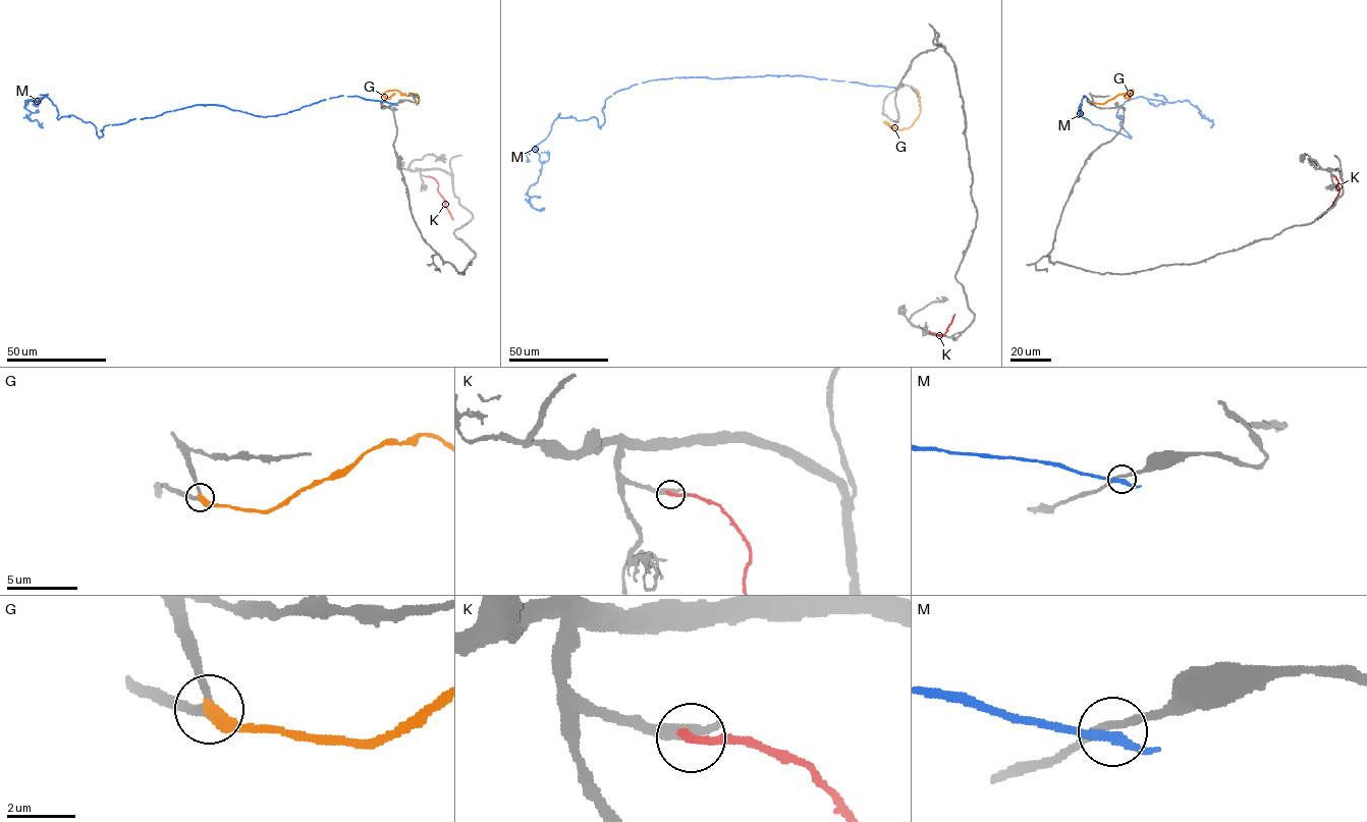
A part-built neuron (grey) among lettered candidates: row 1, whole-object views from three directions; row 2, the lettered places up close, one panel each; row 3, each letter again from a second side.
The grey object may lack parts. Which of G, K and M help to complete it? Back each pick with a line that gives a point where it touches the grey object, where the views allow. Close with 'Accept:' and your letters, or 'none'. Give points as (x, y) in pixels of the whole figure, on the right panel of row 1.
Accept: none

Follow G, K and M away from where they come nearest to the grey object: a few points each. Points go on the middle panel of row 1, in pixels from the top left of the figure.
G: (917, 91), (920, 105), (918, 117), (909, 127), (898, 129), (884, 121), (896, 127)
K: (929, 331), (942, 335), (954, 314)
M: (896, 88), (787, 74), (636, 84), (606, 99), (600, 128), (593, 116), (554, 120), (527, 194), (544, 208)

